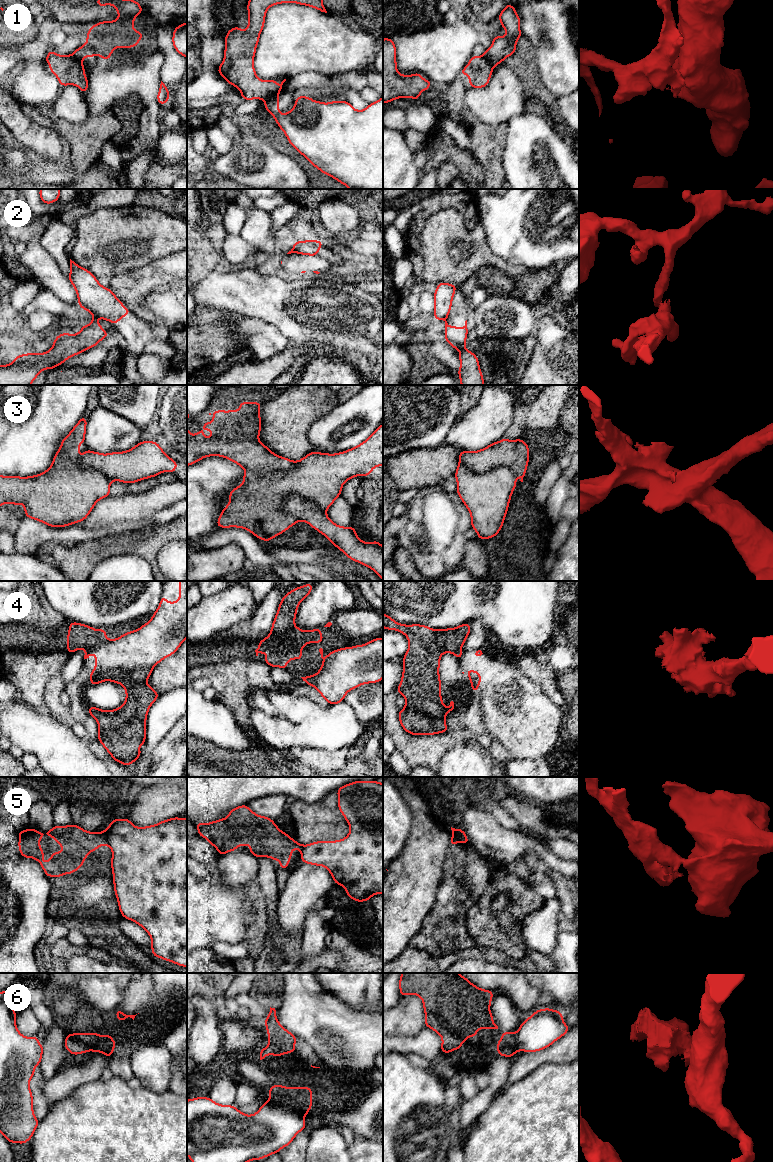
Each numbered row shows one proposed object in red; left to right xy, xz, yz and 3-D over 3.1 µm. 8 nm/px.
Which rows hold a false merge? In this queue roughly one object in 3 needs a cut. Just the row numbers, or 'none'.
1, 2, 3, 4, 5, 6

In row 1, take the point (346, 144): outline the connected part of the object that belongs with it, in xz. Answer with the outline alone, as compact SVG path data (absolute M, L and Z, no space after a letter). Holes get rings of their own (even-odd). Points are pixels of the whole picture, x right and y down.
M279 92L272 95L265 101L264 108L274 117L277 125L284 132L288 142L303 155L314 167L320 170L349 189L383 189L383 97L369 104L364 110L355 110L354 107L347 101L333 100L329 103L314 101L311 97L297 96L295 106L288 112L281 114L279 111Z

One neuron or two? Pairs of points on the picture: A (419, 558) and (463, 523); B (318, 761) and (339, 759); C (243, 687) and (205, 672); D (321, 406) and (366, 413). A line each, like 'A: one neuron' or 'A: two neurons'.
A: one neuron
B: one neuron
C: one neuron
D: two neurons

